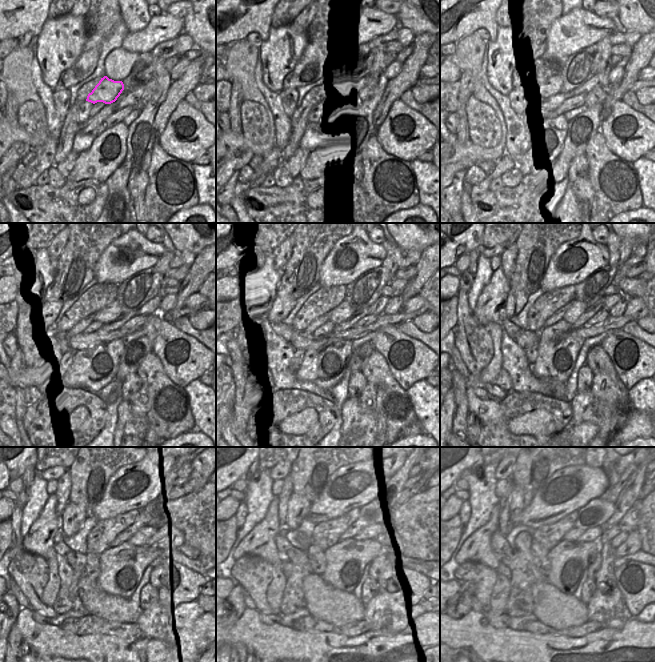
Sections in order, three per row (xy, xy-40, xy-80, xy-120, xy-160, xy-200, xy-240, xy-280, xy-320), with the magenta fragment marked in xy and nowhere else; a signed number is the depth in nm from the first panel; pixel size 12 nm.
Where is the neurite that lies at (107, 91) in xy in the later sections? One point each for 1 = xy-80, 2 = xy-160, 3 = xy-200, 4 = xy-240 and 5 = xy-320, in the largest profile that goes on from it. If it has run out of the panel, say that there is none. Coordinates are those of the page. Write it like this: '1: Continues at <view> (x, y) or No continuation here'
1: Continues at xy-80 (554, 85)
2: Continues at xy-160 (343, 312)
3: Continues at xy-200 (574, 311)
4: Continues at xy-240 (139, 537)
5: Continues at xy-320 (591, 534).

